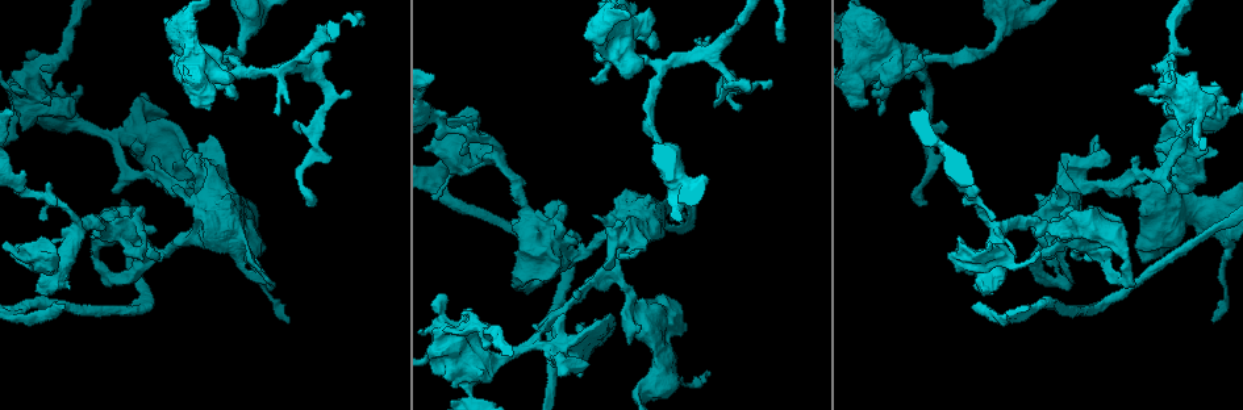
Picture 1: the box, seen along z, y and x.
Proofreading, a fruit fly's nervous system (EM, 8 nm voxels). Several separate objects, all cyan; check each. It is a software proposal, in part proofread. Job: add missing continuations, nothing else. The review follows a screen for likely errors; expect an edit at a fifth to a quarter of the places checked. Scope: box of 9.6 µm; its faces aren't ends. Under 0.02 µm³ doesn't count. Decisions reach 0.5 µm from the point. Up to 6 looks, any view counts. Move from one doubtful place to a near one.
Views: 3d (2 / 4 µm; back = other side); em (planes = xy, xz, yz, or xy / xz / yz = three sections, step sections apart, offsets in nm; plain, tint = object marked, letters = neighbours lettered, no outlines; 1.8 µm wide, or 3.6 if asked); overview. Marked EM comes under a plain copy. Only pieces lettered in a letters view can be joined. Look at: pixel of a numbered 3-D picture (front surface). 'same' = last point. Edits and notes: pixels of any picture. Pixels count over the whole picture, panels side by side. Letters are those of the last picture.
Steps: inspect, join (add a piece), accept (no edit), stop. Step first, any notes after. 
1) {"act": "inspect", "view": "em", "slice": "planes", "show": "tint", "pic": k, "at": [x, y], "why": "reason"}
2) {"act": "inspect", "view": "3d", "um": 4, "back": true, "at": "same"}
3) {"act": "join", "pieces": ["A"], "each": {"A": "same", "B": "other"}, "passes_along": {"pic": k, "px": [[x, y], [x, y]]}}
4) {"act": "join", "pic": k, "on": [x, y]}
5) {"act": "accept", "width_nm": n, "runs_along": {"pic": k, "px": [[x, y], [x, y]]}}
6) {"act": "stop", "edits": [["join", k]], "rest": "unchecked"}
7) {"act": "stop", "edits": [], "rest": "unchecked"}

{"act": "inspect", "view": "em", "um": 3.6, "slice": "yz", "step": 4, "show": "tint", "pic": 1, "at": [63, 204], "why": "a narrow waist"}

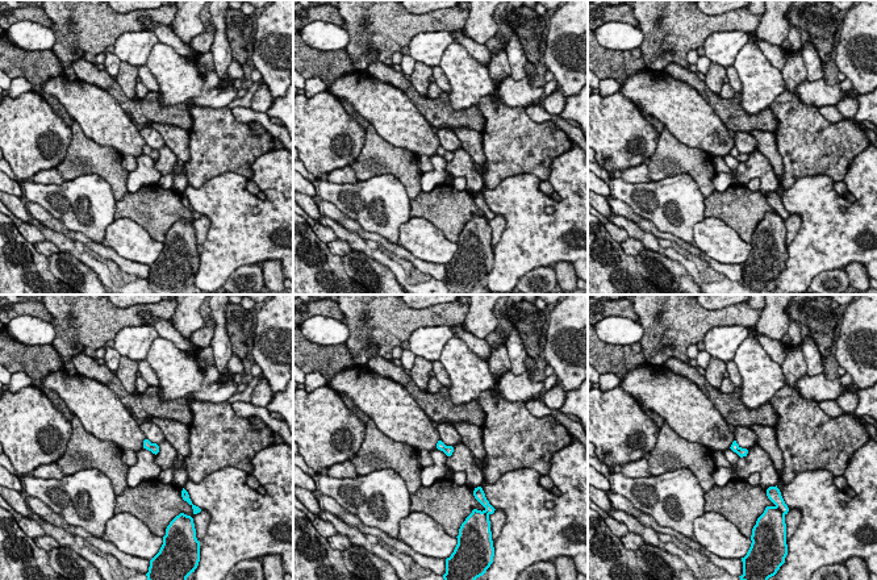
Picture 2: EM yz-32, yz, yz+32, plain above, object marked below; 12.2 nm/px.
{"act": "inspect", "view": "em", "um": 3.6, "slice": "planes", "show": "letters", "at": "same", "why": "another direction"}

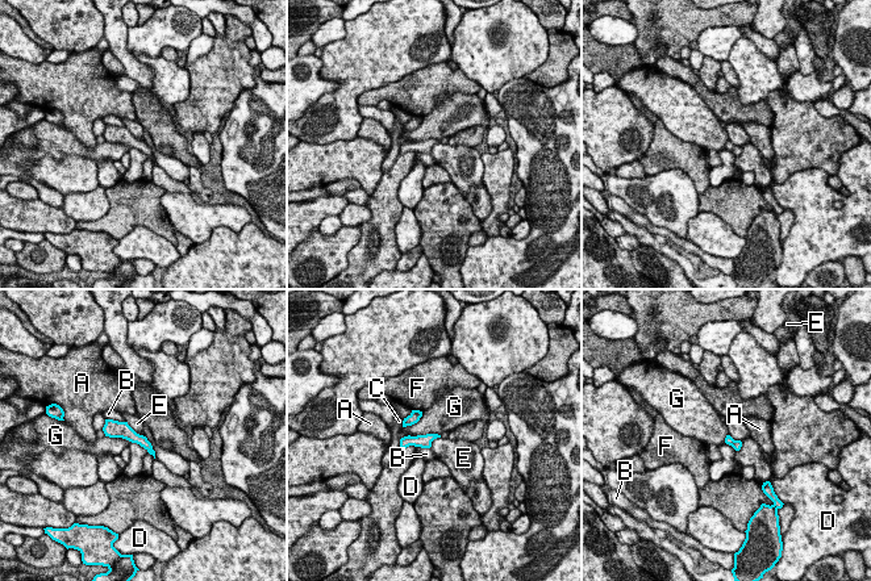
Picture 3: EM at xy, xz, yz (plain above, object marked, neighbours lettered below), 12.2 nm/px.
{"act": "accept", "longest_contact_nm": ["G", 500], "each": {"A": "other", "B": "other", "C": "other", "D": "other", "E": "other", "F": "other", "G": "other"}, "border": {"pic": 3, "px": [[125, 421], [144, 437]]}, "found": "none of them fits"}

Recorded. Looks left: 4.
{"act": "inspect", "view": "em", "slice": "xz", "step": 16, "show": "tint", "pic": 1, "at": [432, 76], "why": "free end"}

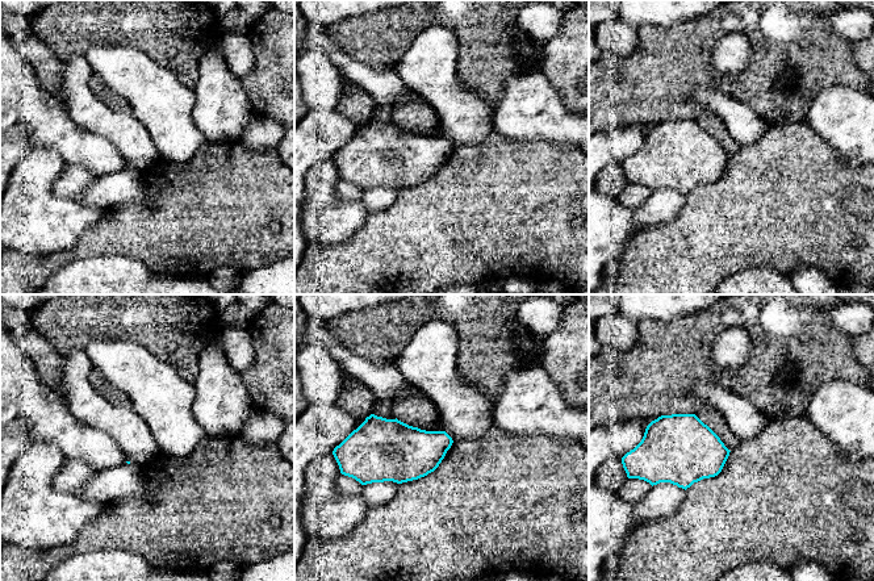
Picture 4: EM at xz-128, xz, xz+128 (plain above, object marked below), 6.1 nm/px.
{"act": "inspect", "view": "em", "slice": "xz", "step": 16, "show": "letters", "at": "same"}

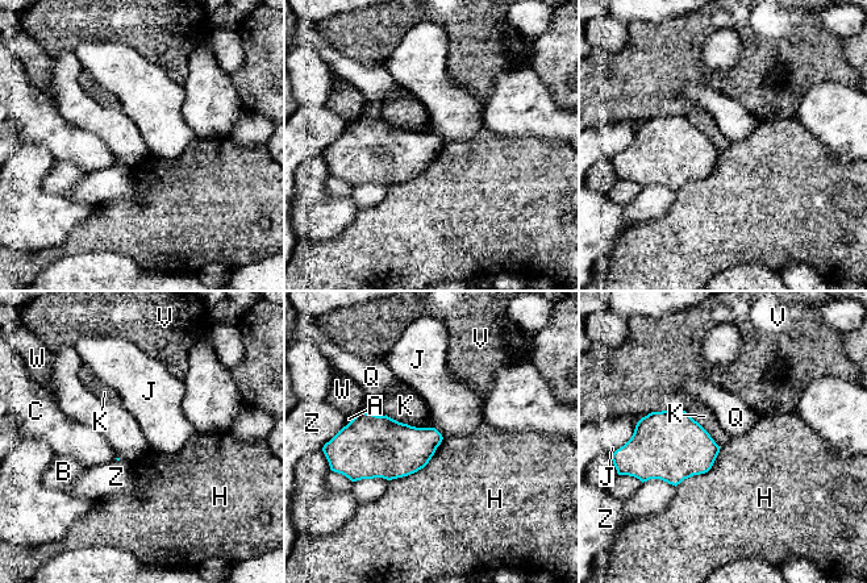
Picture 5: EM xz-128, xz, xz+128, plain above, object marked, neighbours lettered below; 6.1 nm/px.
{"act": "accept", "each": {"A": "other", "B": "other", "C": "other", "H": "other", "J": "other", "K": "other", "Q": "other", "V": "other", "W": "other", "Z": "other"}, "border": {"pic": 5, "px": [[444, 437], [422, 467], [391, 481]]}, "found": "none of them fits"}

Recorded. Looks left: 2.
{"act": "inspect", "view": "em", "slice": "xy", "step": 8, "show": "letters", "pic": 1, "at": [73, 96], "why": "stops while still wide"}

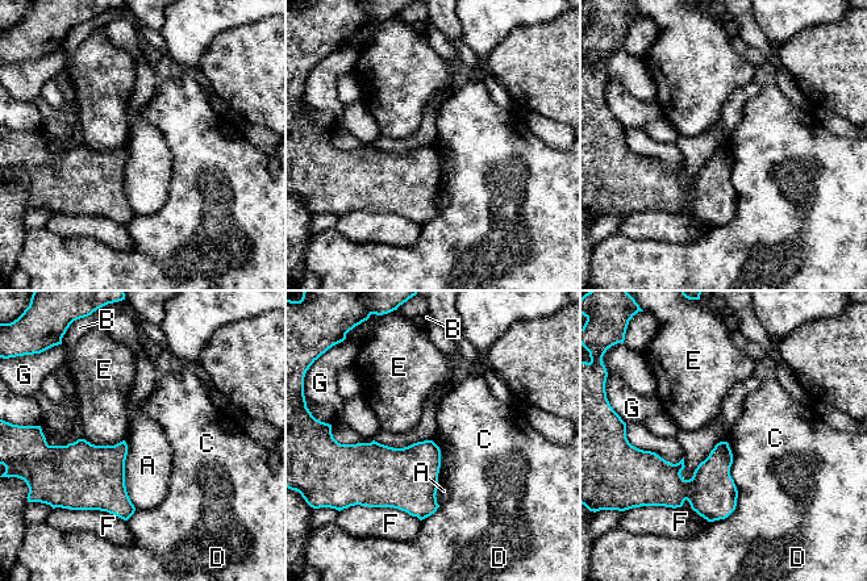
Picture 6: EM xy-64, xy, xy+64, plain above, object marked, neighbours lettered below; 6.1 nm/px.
{"act": "accept", "longest_contact_nm": ["A", 440], "each": {"A": "other", "B": "other", "C": "other", "D": "other", "E": "other", "F": "other", "G": "other"}, "border": {"pic": 6, "px": [[124, 441], [125, 490], [136, 509]]}, "found": "no lettered piece goes on from it"}

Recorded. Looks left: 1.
{"act": "stop", "edits": [], "rest": "unchecked"}

